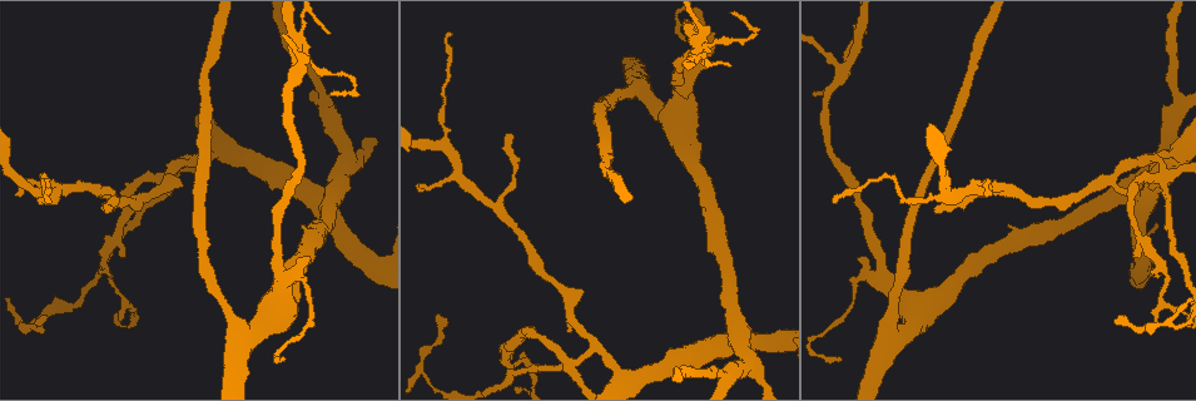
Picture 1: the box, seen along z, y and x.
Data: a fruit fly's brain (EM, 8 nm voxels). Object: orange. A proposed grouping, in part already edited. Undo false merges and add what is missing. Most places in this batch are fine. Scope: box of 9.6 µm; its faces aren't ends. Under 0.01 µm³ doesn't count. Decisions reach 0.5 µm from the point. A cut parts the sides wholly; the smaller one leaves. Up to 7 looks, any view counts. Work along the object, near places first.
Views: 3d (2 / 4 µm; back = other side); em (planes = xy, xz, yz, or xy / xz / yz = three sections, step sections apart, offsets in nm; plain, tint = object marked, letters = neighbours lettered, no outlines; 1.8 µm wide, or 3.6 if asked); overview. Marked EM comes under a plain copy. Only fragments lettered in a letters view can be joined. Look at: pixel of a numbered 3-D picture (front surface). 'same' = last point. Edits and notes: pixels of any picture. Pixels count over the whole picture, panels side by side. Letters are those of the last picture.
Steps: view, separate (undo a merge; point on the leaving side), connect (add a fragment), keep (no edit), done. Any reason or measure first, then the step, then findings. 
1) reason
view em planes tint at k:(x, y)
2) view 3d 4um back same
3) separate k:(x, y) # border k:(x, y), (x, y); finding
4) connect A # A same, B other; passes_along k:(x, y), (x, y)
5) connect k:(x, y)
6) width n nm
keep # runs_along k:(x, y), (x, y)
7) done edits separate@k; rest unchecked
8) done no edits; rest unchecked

free end
view 3d 2um back at 1:(510, 133)

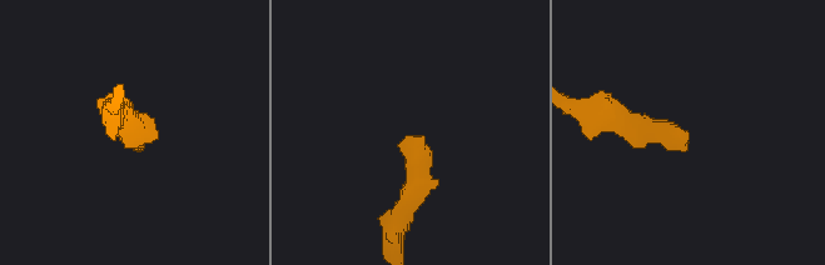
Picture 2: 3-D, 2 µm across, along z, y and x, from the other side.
view em xy step 8 letters at 2:(126, 137)

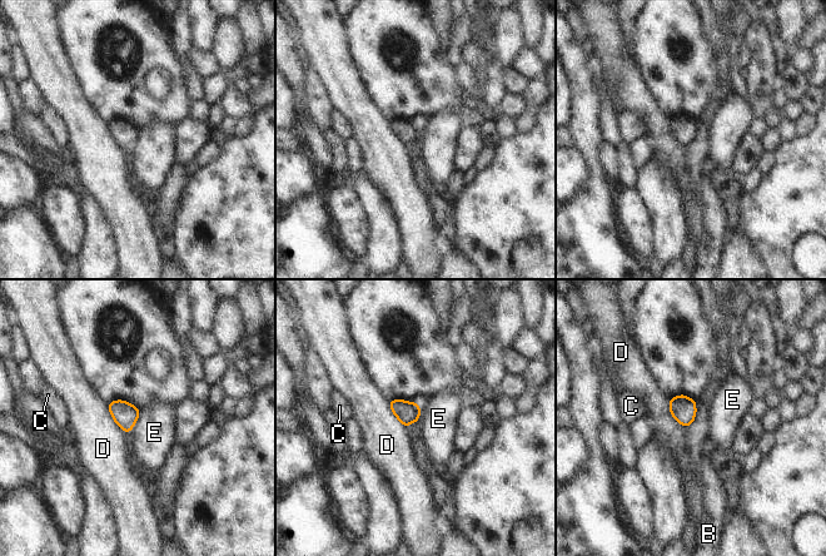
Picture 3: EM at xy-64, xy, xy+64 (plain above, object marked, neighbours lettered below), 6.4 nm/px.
view em planes letters same

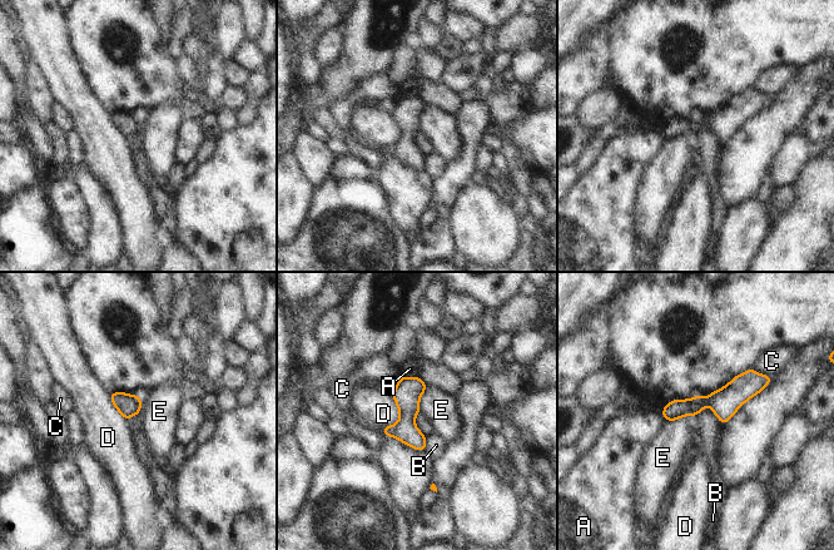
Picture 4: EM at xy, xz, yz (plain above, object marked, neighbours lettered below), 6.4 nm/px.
keep # A other, B other, C other, D other, E other; runs_along 4:(765, 381), (728, 400), (665, 412); none of them fits

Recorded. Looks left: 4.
sharp bend
view em planes letters at 1:(1165, 175)

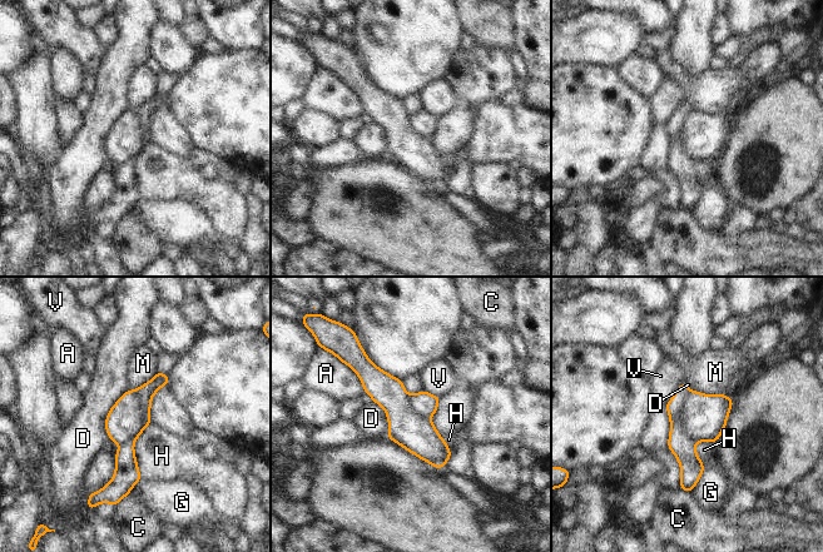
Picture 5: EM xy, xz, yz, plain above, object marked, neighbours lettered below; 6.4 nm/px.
width 240 nm
separate 5:(684, 449) # A other, C other, D other, G other, H other, M other, V other; part_leaving 5:(683, 387), (673, 422), (689, 487); two neurons meet here

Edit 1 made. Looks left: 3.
see it whole again
view overview

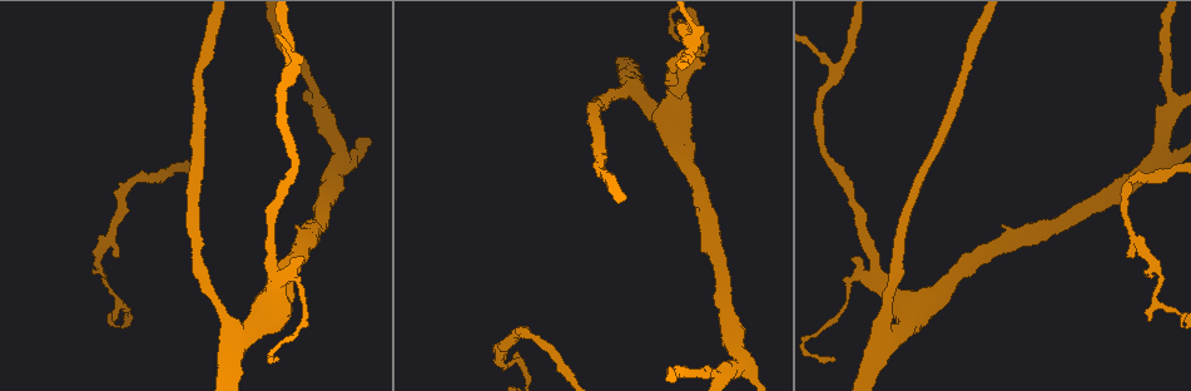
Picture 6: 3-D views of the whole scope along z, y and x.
view em planes tint at 6:(863, 277)

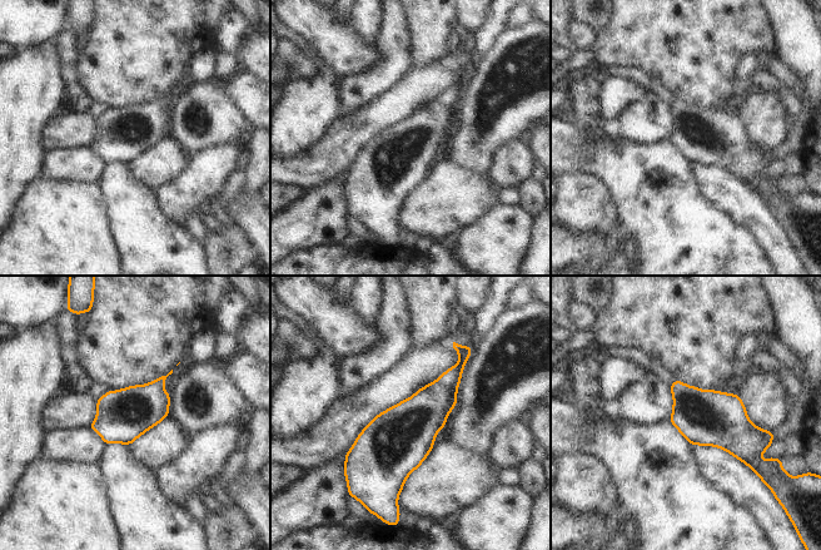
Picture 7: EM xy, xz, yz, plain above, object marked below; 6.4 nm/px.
what lies round it
view em planes letters same

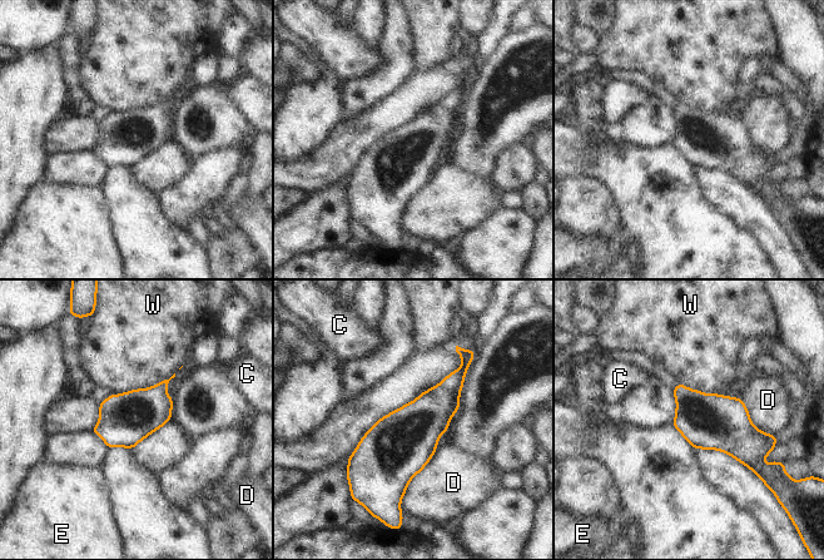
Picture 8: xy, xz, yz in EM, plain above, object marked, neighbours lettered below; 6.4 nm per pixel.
width 340 nm
keep # C other, D other, E other, W other; border 8:(174, 372), (149, 387), (113, 395); all the same neuron

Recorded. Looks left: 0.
done edits separate@5; rest unchecked

